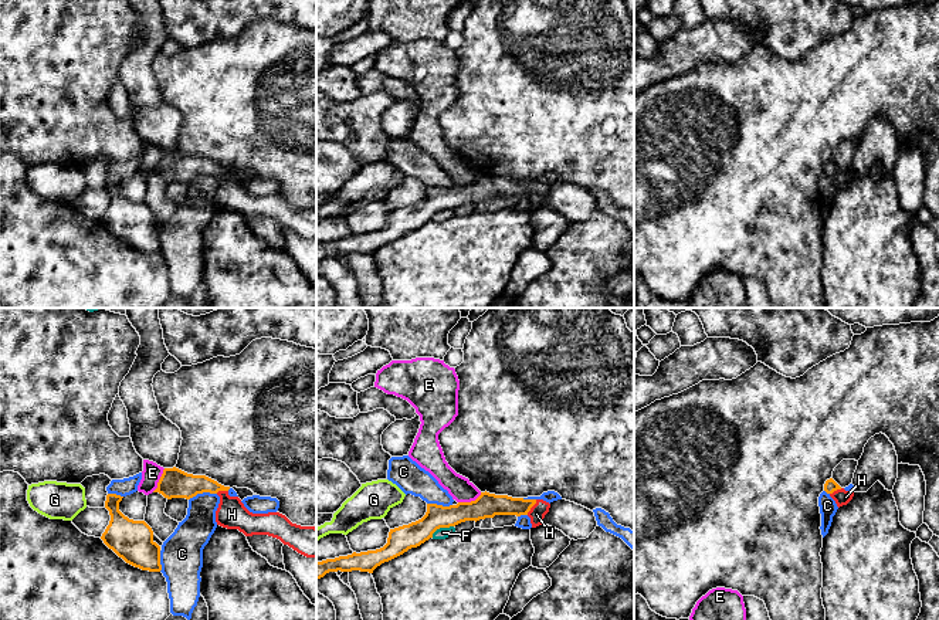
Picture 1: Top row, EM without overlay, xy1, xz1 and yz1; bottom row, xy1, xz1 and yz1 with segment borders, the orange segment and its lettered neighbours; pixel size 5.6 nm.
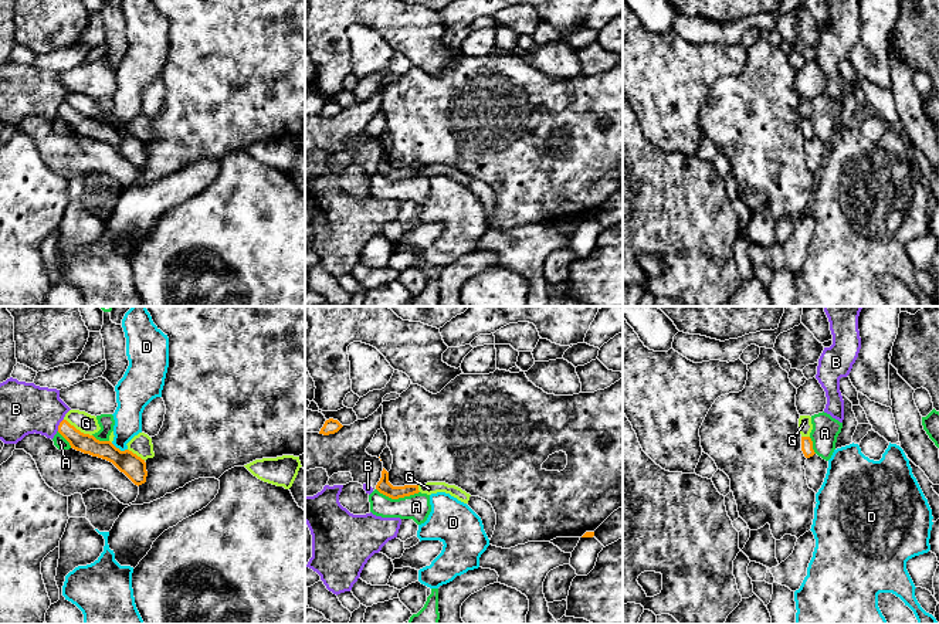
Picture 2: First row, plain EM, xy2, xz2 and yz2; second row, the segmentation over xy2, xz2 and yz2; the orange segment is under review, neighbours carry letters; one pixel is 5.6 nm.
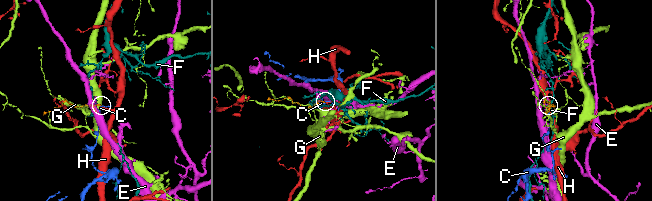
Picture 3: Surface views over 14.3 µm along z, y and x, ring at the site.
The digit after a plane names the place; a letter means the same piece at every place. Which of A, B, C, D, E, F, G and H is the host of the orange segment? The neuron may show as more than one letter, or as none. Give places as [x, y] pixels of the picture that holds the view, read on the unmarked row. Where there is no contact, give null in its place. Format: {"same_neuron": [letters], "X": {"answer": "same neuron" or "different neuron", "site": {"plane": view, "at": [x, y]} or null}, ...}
{"same_neuron": ["H"], "A": {"answer": "different neuron", "site": {"plane": "xz2", "at": [397, 180]}}, "B": {"answer": "different neuron", "site": {"plane": "xy2", "at": [60, 107]}}, "C": {"answer": "different neuron", "site": {"plane": "xy1", "at": [202, 175]}}, "D": {"answer": "different neuron", "site": {"plane": "xy2", "at": [118, 131]}}, "E": {"answer": "different neuron", "site": {"plane": "xz1", "at": [471, 183]}}, "F": {"answer": "different neuron", "site": {"plane": "xz1", "at": [441, 209]}}, "G": {"answer": "different neuron", "site": {"plane": "xy2", "at": [78, 112]}}, "H": {"answer": "same neuron", "site": {"plane": "xz1", "at": [532, 187]}}}

